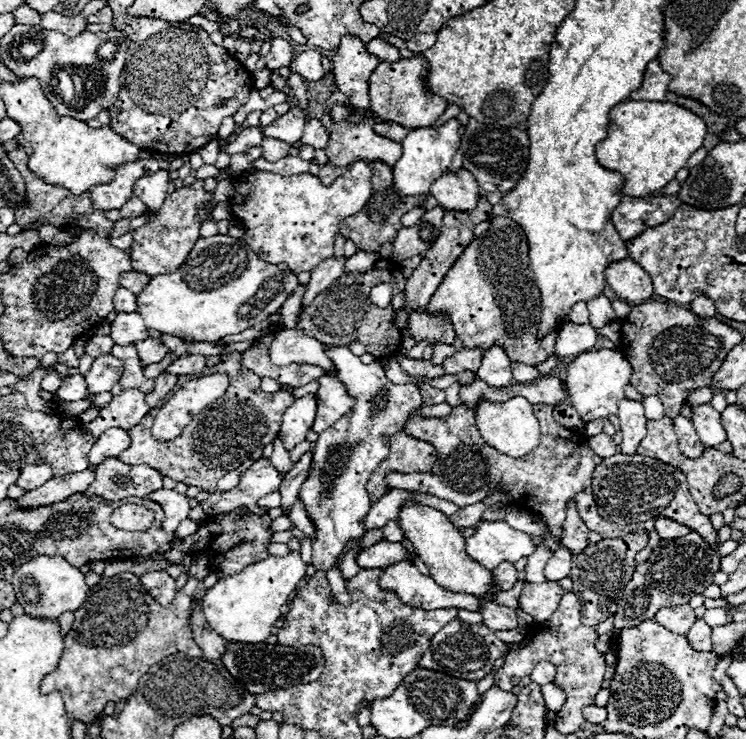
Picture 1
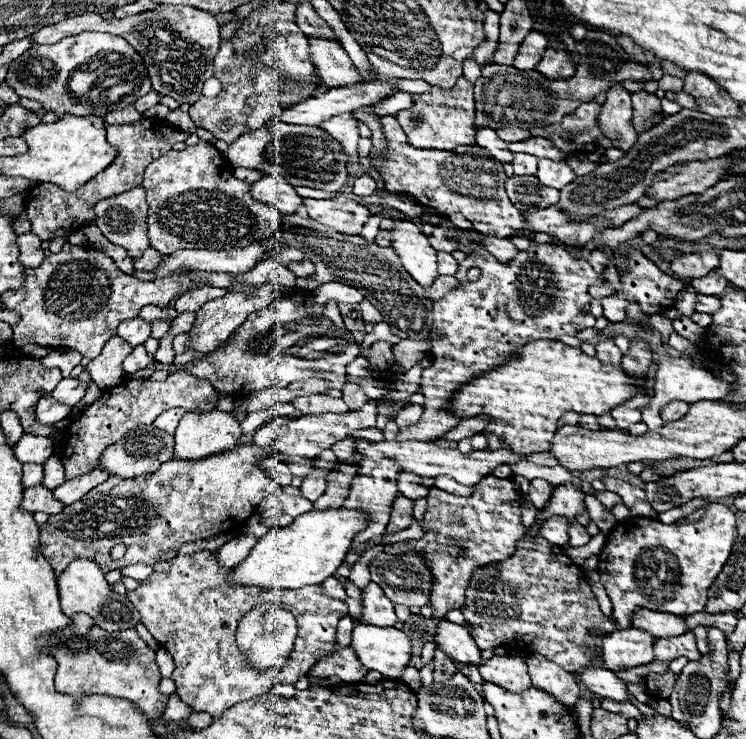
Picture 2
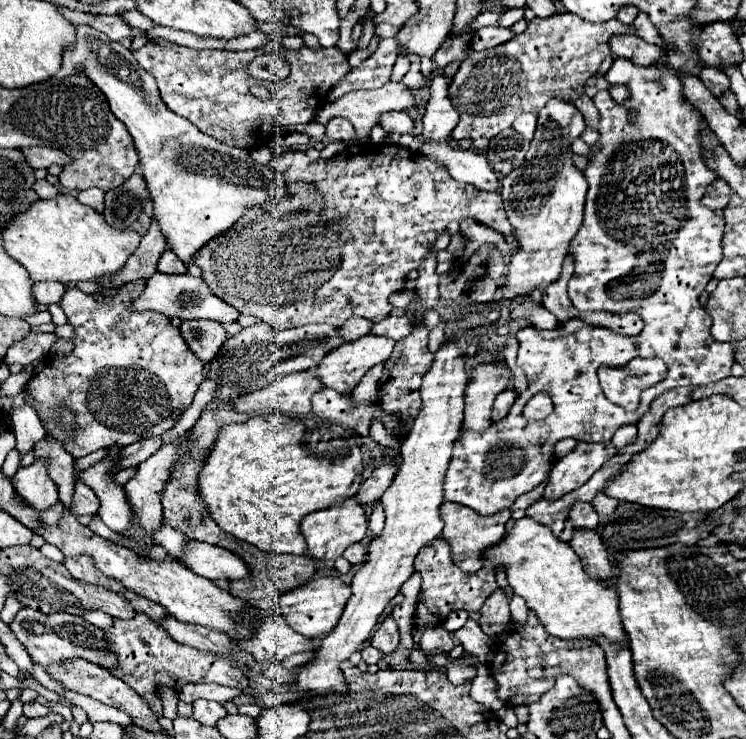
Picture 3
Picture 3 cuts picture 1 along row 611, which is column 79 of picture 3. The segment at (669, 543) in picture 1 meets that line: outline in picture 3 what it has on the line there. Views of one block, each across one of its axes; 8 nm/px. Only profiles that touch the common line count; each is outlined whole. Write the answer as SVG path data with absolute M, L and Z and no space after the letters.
M22 608L14 616L10 630L22 642L22 646L28 650L30 658L36 664L40 664L42 668L50 668L52 664L60 664L60 660L72 660L76 656L80 656L92 664L100 664L102 668L106 668L110 672L112 672L112 668L116 668L116 654L112 654L112 650L106 646L104 630L86 622L82 616L72 616L68 612L42 614L32 608Z

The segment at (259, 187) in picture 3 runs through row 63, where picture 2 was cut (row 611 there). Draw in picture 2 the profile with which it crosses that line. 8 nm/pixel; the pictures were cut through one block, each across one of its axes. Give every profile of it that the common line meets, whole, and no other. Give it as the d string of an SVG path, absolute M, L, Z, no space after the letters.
M86 558L72 560L66 566L66 570L56 576L56 582L58 582L58 596L60 596L62 612L66 616L74 616L78 612L84 612L84 614L88 614L88 616L94 618L96 626L100 626L100 628L104 628L108 632L134 628L140 622L140 614L132 606L132 602L128 598L116 594L110 588L110 584L104 580L104 572L92 560L86 560Z

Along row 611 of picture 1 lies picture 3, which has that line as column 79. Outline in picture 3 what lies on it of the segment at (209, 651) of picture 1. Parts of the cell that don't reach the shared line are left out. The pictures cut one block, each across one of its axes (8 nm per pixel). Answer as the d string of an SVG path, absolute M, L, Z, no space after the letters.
M88 188L88 190L82 190L78 192L78 202L80 204L86 204L86 206L92 206L96 212L102 212L104 210L104 192L100 188Z

